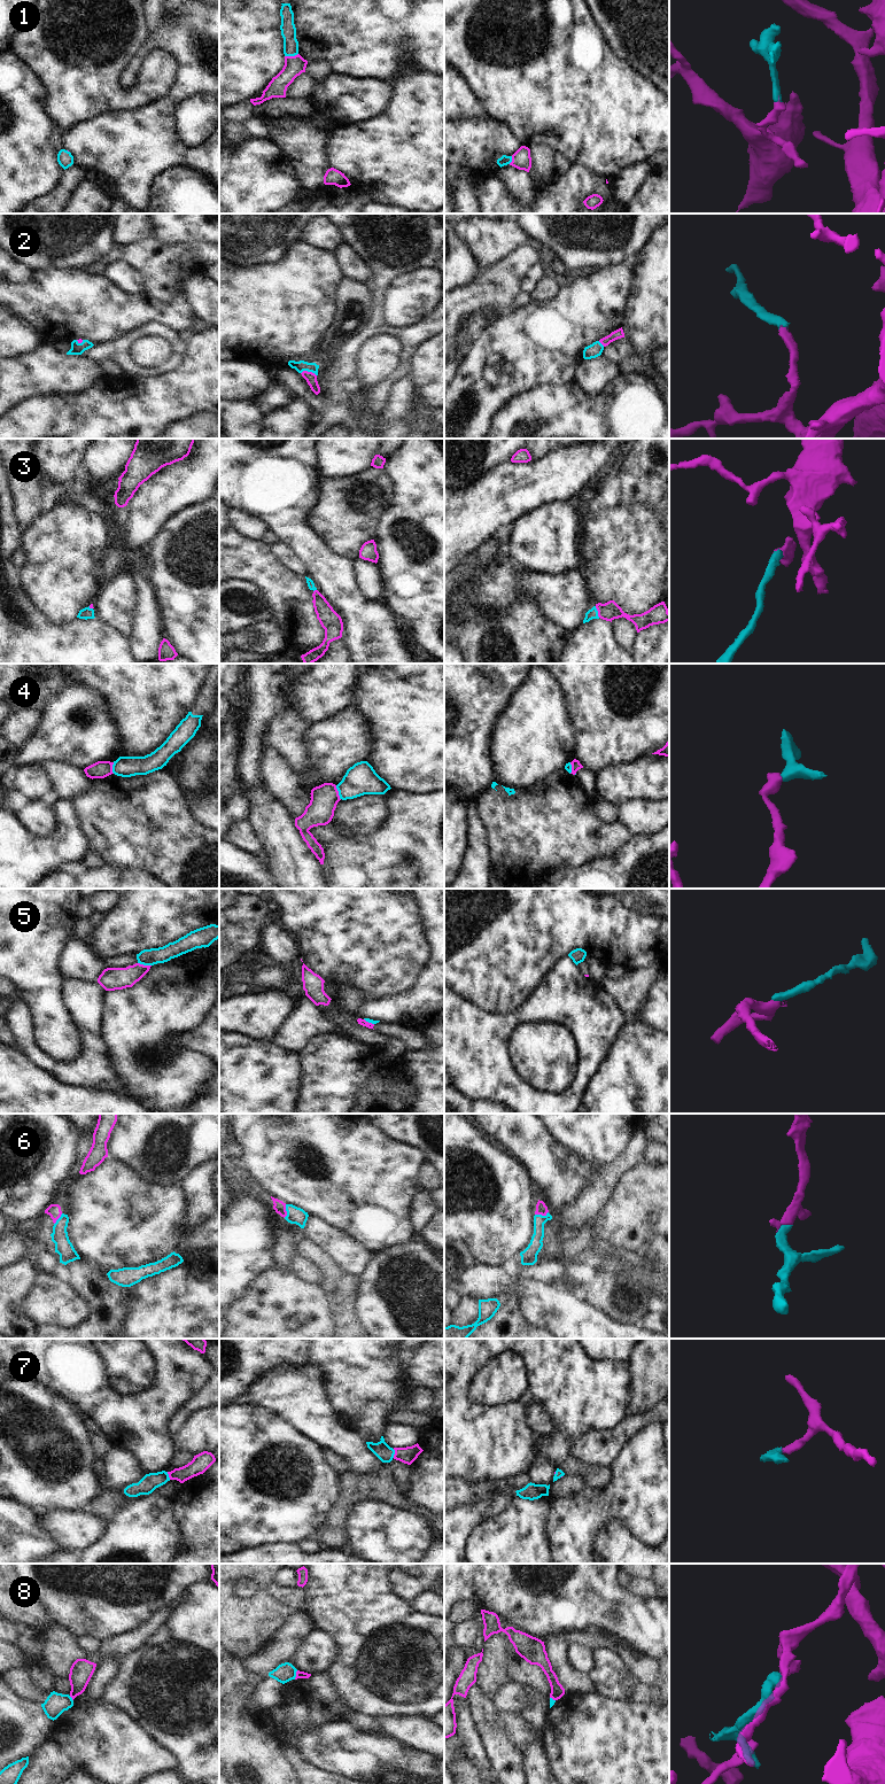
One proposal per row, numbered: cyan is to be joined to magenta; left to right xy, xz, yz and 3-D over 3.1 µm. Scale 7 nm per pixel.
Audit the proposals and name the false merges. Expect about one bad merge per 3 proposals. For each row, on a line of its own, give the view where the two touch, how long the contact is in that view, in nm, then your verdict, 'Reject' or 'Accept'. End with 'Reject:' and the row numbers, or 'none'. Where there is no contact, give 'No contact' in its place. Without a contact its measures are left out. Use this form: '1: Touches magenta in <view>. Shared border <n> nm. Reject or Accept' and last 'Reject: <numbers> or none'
1: Touches magenta in xz. Shared border 100 nm. Accept
2: Touches magenta in xz. Shared border 110 nm. Accept
3: Touches magenta in yz. Shared border 90 nm. Accept
4: Touches magenta in xz. Shared border 110 nm. Reject
5: Touches magenta in xy. Shared border 100 nm. Reject
6: Touches magenta in yz. Shared border 100 nm. Accept
7: Touches magenta in xz. Shared border 60 nm. Accept
8: Touches magenta in xz. Shared border 70 nm. Reject
Reject: 4, 5, 8.

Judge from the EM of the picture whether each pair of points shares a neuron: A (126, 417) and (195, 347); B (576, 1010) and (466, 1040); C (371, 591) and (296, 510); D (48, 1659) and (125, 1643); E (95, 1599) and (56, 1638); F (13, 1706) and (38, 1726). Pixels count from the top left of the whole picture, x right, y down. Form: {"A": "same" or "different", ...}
{"A": "same", "B": "same", "C": "different", "D": "same", "E": "different", "F": "same"}

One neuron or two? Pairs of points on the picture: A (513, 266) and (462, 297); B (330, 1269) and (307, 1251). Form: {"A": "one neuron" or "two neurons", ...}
{"A": "one neuron", "B": "one neuron"}

